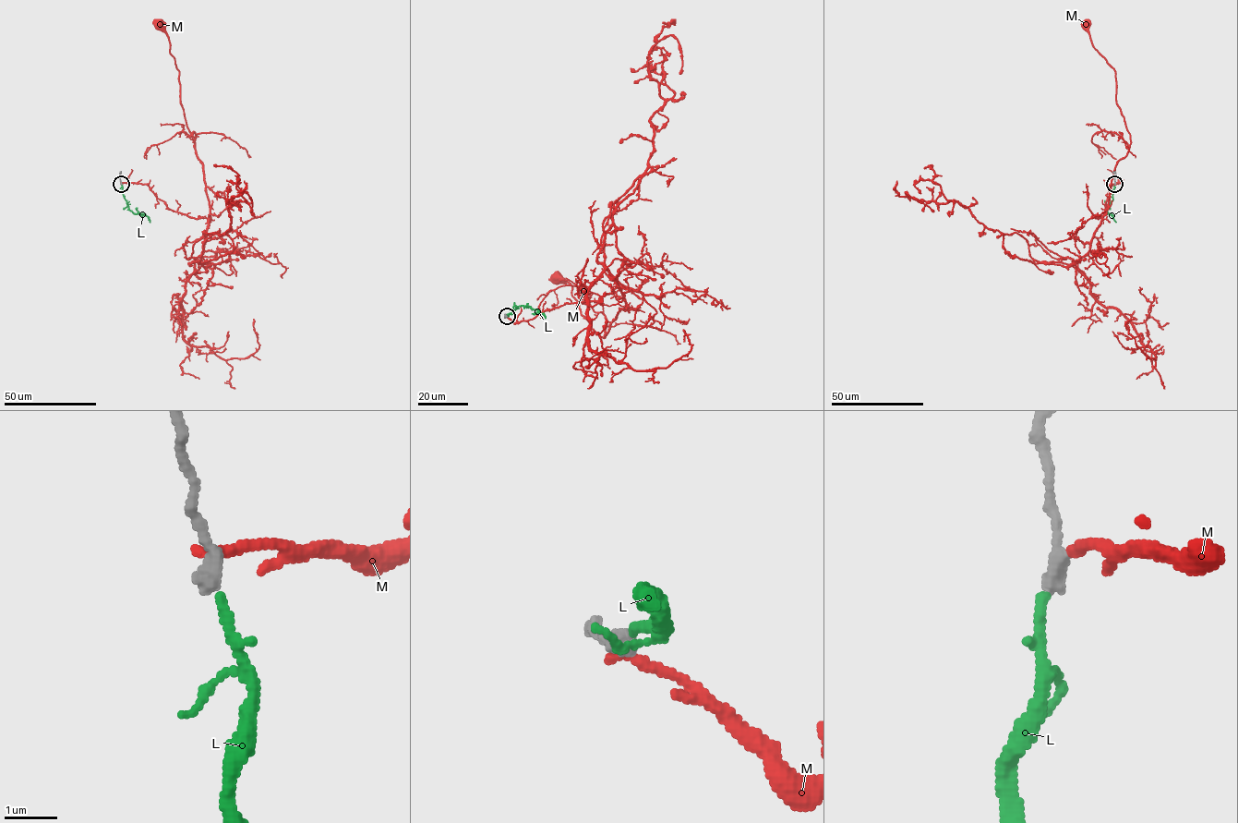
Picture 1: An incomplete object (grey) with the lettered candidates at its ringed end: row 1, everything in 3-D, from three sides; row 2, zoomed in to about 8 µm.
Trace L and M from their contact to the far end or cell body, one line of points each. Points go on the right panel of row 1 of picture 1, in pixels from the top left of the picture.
L: (1114, 184), (1107, 213), (1110, 213), (1116, 222)
M: (1115, 183), (1099, 218), (1130, 135), (1116, 102), (1115, 70), (1086, 25)

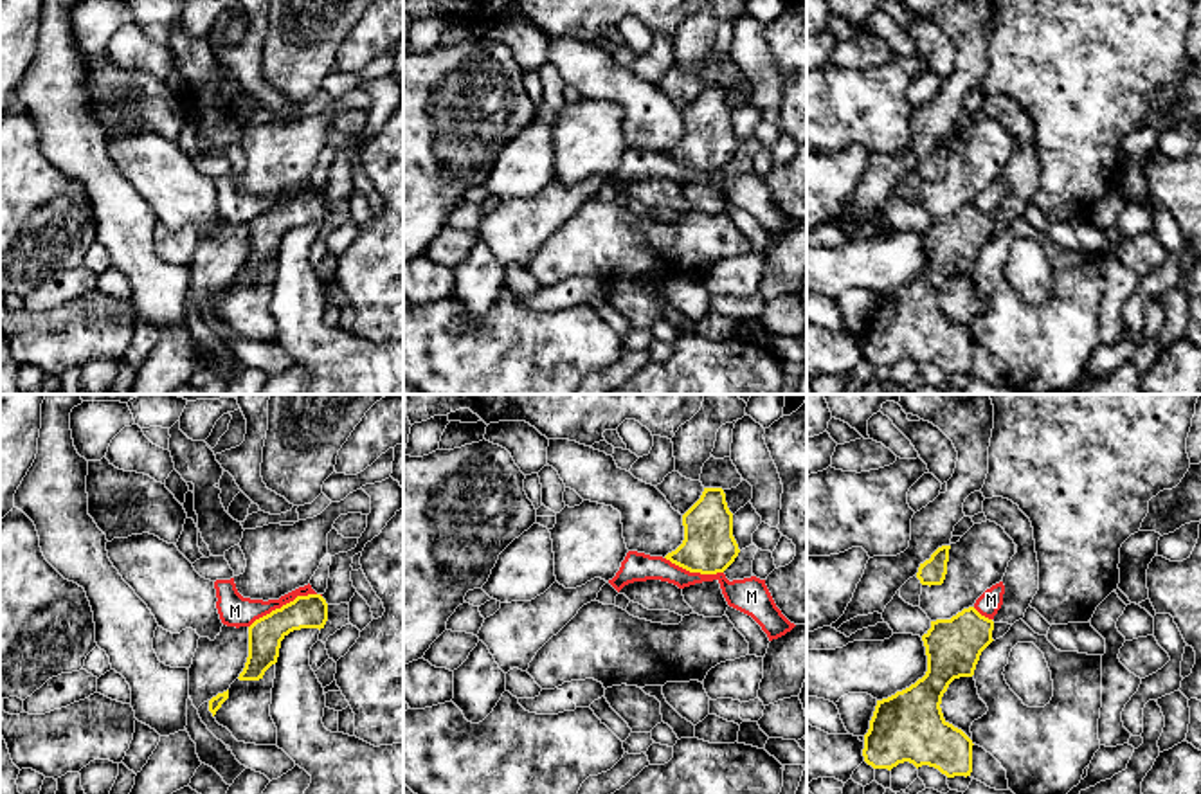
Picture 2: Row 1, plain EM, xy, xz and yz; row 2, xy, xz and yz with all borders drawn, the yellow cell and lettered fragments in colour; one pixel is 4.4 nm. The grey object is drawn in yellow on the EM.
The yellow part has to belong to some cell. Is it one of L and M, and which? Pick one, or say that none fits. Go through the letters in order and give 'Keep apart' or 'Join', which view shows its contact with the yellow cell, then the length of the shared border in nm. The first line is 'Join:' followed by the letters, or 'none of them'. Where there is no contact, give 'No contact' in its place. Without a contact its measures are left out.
Join: L
L: Join. No contact
M: Keep apart. Touches yellow in xy. Shared border 340 nm

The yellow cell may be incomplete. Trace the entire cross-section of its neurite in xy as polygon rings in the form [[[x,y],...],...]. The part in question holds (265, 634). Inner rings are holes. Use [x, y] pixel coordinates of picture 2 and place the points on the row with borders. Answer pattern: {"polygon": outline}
{"polygon": [[[321,594],[297,596],[293,601],[256,619],[248,627],[248,657],[239,681],[259,681],[277,663],[281,641],[293,630],[324,628],[328,603]]]}

